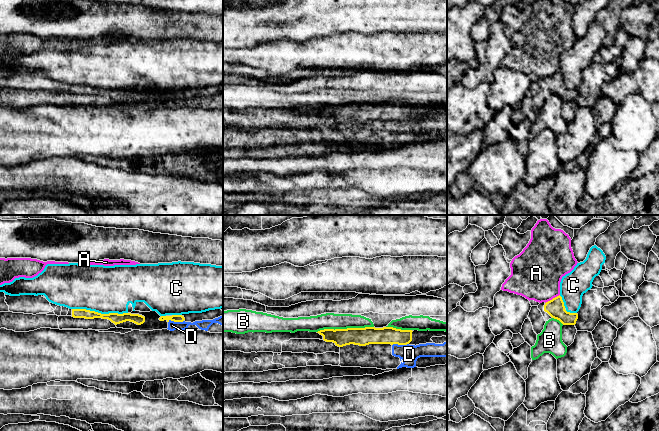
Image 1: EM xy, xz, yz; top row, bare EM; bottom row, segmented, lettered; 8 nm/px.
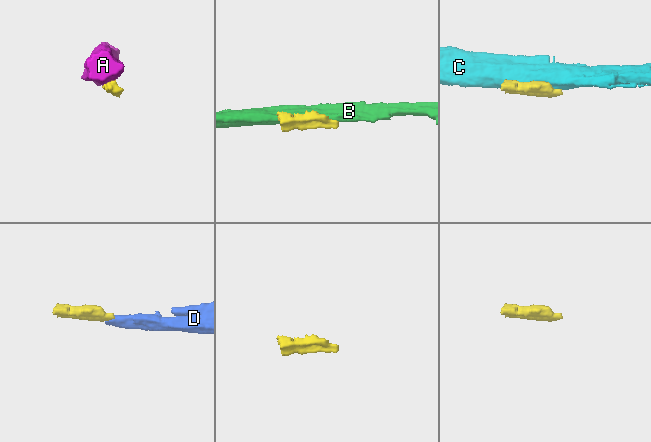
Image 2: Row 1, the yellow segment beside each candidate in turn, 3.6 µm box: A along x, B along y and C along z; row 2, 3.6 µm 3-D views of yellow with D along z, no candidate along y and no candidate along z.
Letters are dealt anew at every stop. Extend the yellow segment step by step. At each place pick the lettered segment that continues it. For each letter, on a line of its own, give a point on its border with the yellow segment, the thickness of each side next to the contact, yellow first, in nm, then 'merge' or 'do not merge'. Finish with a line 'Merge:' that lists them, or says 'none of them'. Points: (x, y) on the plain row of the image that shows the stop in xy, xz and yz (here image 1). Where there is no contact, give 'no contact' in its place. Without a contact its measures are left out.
A: meets yellow in yz at (553, 74); 150 nm thick on the yellow side, 420 nm on the other; do not merge
B: meets yellow in xz at (345, 105); 140 nm thick on the yellow side, 130 nm on the other; do not merge
C: meets yellow in xy at (100, 89); 90 nm thick on the yellow side, 380 nm on the other; do not merge
D: meets yellow in xy at (175, 97); 60 nm thick on the yellow side, 80 nm on the other; do not merge
Merge: none of them

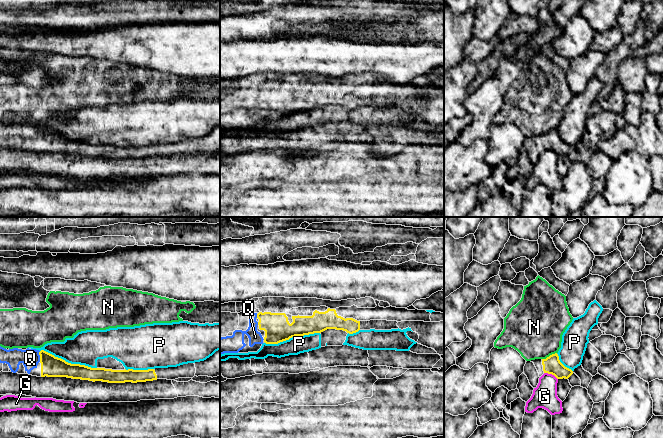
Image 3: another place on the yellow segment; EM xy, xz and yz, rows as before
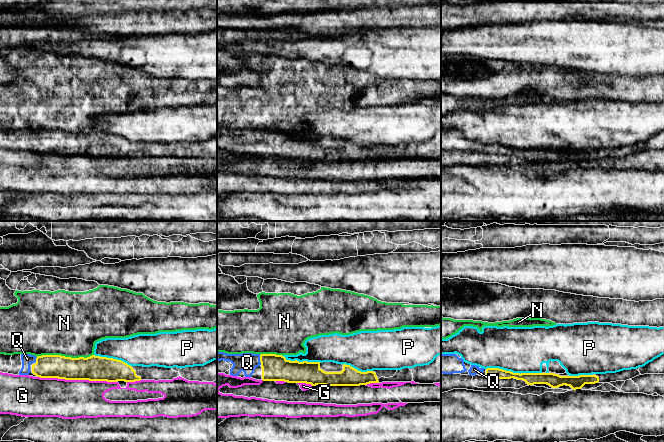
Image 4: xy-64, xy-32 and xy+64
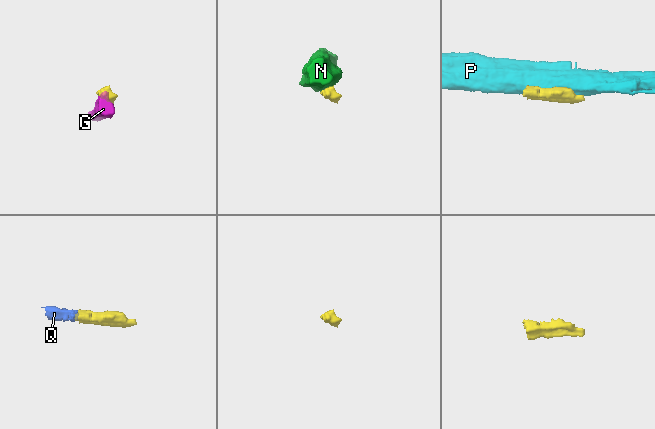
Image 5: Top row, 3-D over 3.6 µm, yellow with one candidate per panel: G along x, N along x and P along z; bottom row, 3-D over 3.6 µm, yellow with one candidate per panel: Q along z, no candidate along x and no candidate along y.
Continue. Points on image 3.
G: meets yellow in yz at (551, 149); 140 nm thick on the yellow side, 190 nm on the other; do not merge
N: meets yellow in yz at (550, 131); 140 nm thick on the yellow side, 440 nm on the other; do not merge
P: meets yellow in xy at (67, 138); 170 nm thick on the yellow side, 280 nm on the other; do not merge
Q: meets yellow in xy at (40, 132); 170 nm thick on the yellow side, 150 nm on the other; merge
Merge: Q

